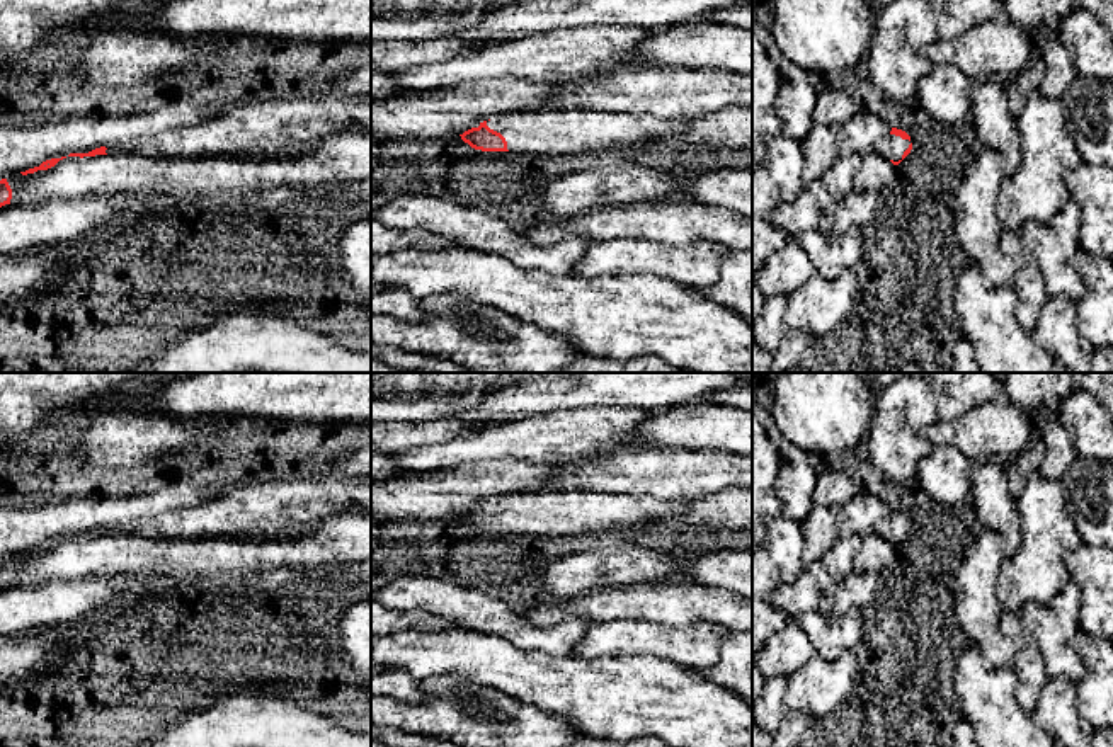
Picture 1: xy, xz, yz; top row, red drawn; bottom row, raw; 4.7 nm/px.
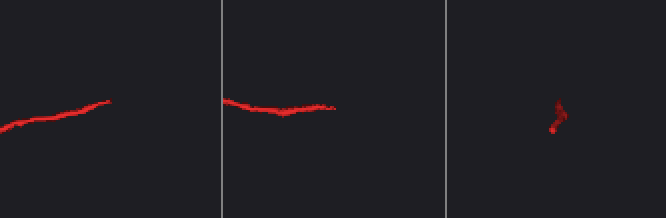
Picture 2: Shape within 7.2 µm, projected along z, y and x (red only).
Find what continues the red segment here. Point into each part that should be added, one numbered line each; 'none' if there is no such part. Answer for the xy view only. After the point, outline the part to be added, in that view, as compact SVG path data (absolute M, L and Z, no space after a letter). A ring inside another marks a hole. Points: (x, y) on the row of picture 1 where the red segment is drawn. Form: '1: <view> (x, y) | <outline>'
1: xy (254, 130) | M371 95L272 97L235 107L197 126L136 138L106 153L140 153L157 158L267 157L281 131L296 141L328 138L362 126L371 133Z

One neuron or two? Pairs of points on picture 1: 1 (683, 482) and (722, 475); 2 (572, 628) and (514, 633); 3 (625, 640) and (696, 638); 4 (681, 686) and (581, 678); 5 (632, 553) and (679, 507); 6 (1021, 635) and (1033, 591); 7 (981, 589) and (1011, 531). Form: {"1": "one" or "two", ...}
{"1": "one", "2": "one", "3": "one", "4": "one", "5": "two", "6": "two", "7": "two"}

